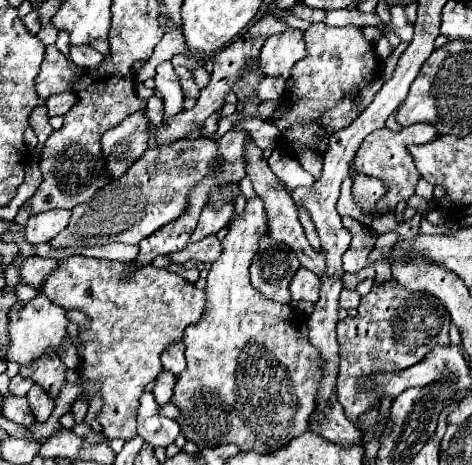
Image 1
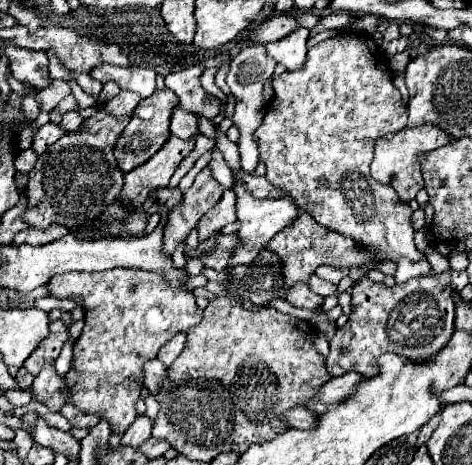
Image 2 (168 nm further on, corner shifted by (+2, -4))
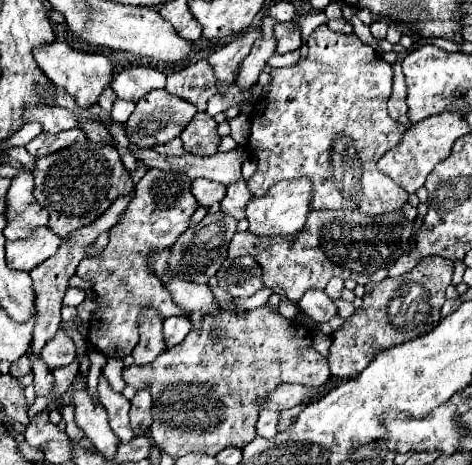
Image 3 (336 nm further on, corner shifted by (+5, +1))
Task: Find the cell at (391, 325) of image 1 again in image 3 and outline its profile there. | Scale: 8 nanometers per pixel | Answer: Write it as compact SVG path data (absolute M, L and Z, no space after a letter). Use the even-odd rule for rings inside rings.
M425 257L409 273L383 279L375 285L365 285L363 305L345 319L345 325L333 335L329 347L329 367L333 377L359 375L377 355L377 351L405 343L413 337L429 333L441 321L441 307L445 303L445 289L453 277L453 261L443 257Z

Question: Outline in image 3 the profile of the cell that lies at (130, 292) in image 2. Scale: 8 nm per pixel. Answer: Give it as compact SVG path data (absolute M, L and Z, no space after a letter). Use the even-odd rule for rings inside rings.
M149 169L135 185L135 199L129 203L121 221L111 229L111 239L103 255L85 257L75 271L77 277L91 283L99 305L89 321L89 345L107 359L125 359L139 343L139 309L147 309L147 305L151 305L151 309L155 309L163 319L173 315L187 317L187 313L173 303L161 281L149 271L147 253L170 249L183 229L187 229L189 217L199 207L189 185L191 179L181 173Z

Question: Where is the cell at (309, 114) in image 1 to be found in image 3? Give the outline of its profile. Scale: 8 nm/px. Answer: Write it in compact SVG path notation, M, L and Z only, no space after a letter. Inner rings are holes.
M321 25L309 35L307 57L301 57L293 67L273 69L271 79L273 83L267 101L261 101L251 115L251 135L247 145L257 159L259 169L247 181L249 191L253 195L263 195L279 181L309 179L313 183L309 207L315 211L357 209L369 217L403 211L409 195L375 167L377 159L387 149L395 147L405 133L405 125L387 113L393 81L391 65L385 63L373 47L361 43L355 33L345 35Z

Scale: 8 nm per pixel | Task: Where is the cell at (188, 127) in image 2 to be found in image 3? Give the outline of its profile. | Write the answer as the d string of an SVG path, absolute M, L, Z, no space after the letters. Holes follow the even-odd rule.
M197 113L195 121L191 121L191 125L187 125L187 129L183 129L181 141L183 141L185 149L195 155L217 153L217 143L219 143L217 121L207 113Z

